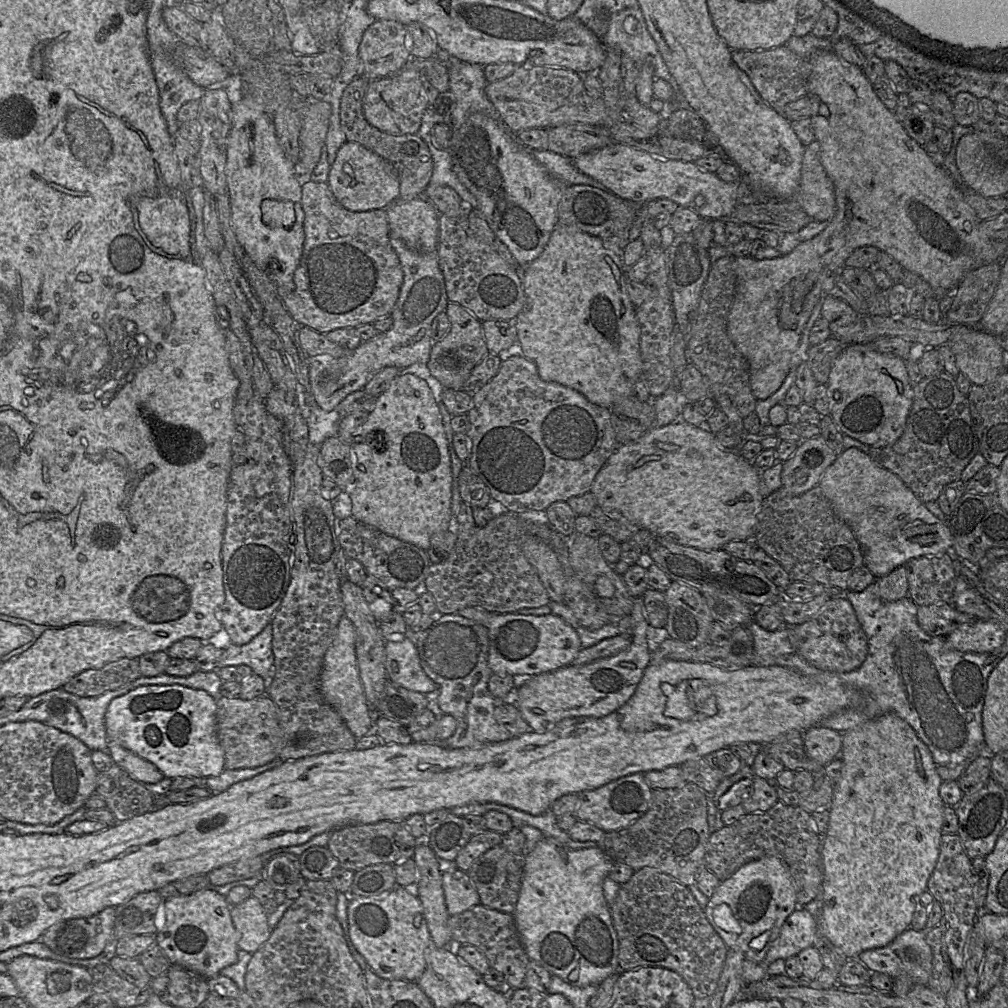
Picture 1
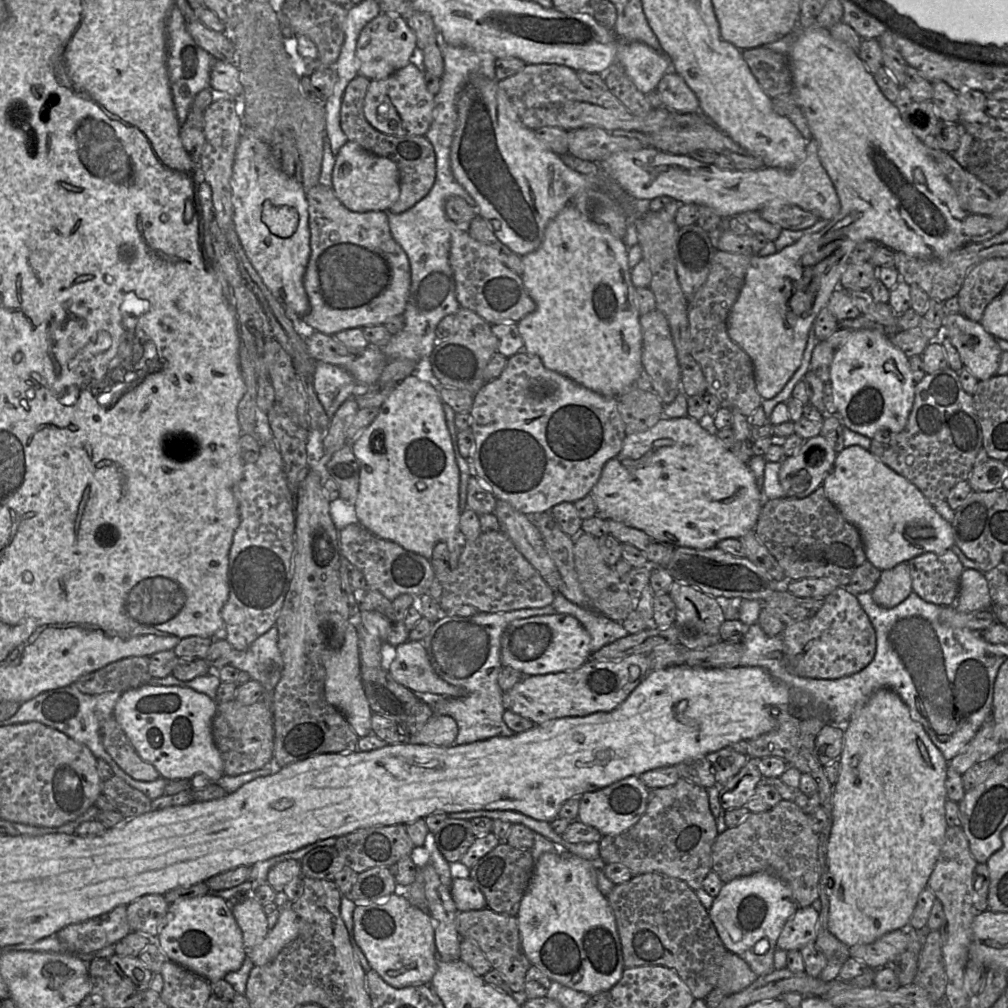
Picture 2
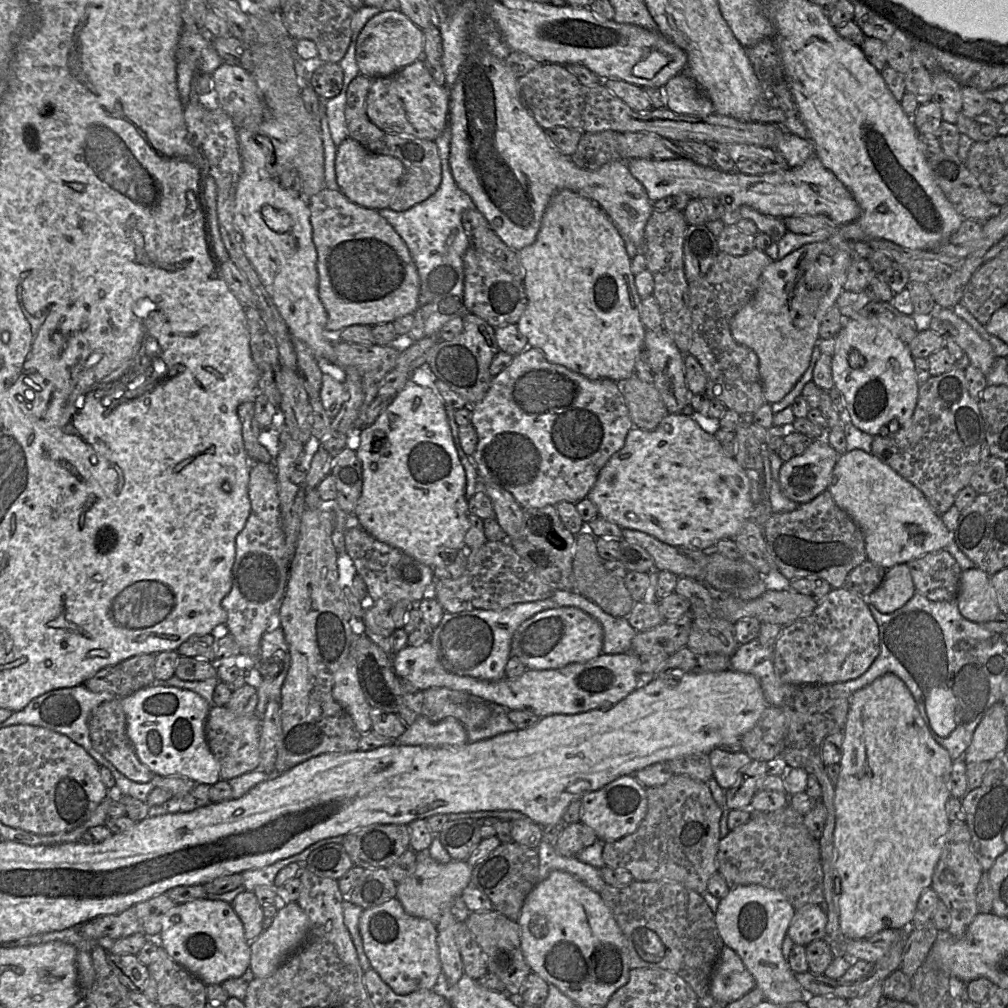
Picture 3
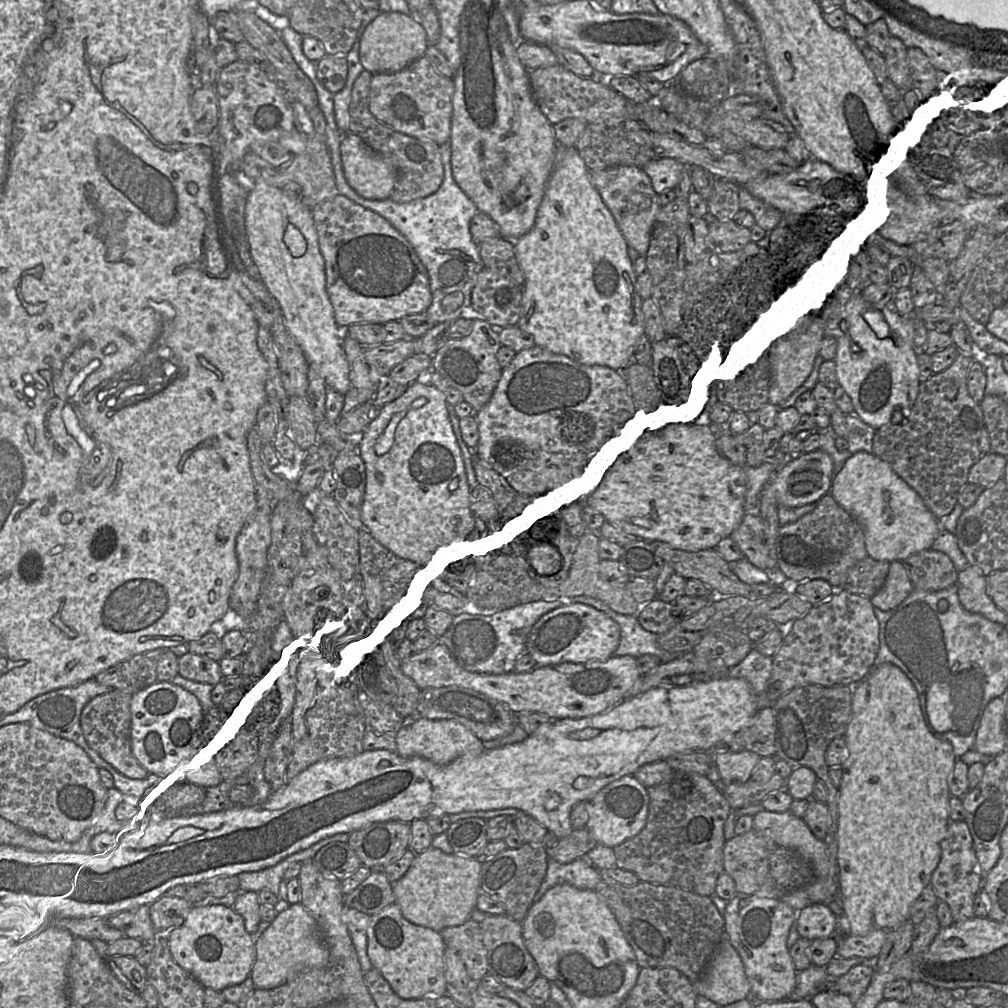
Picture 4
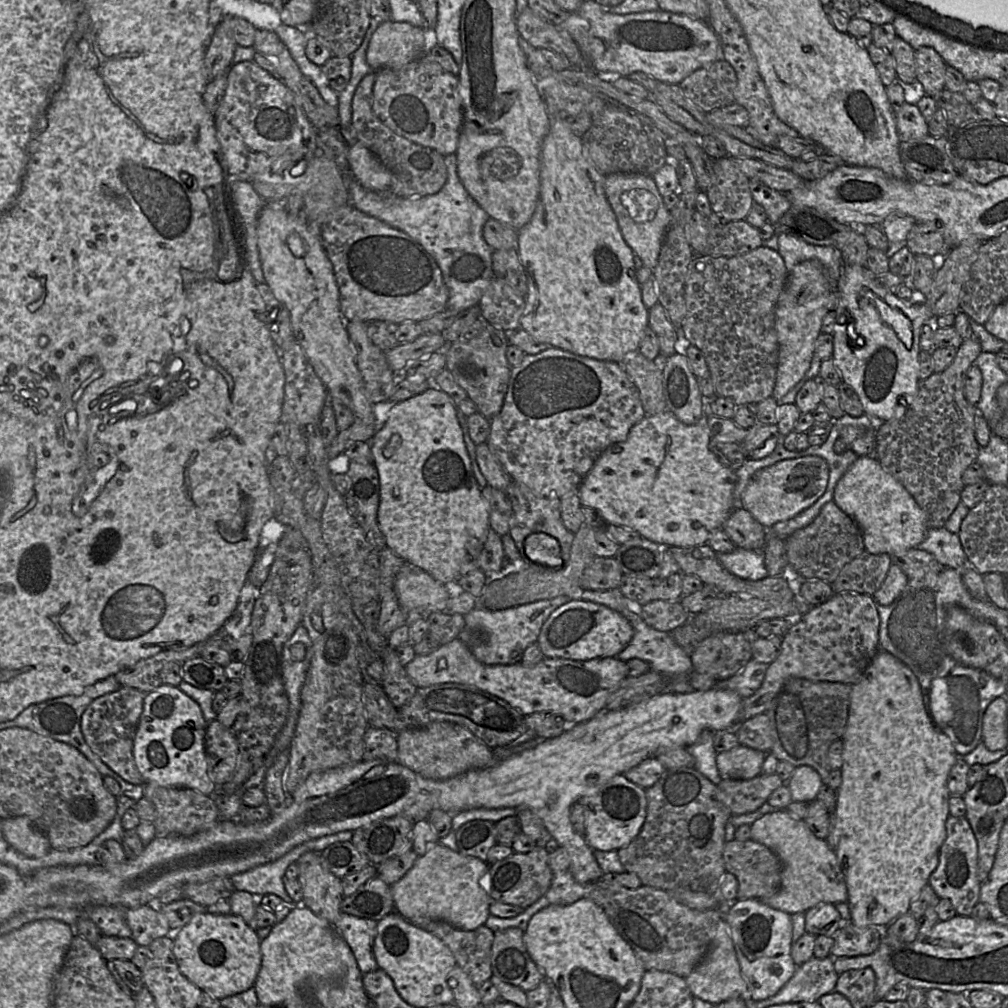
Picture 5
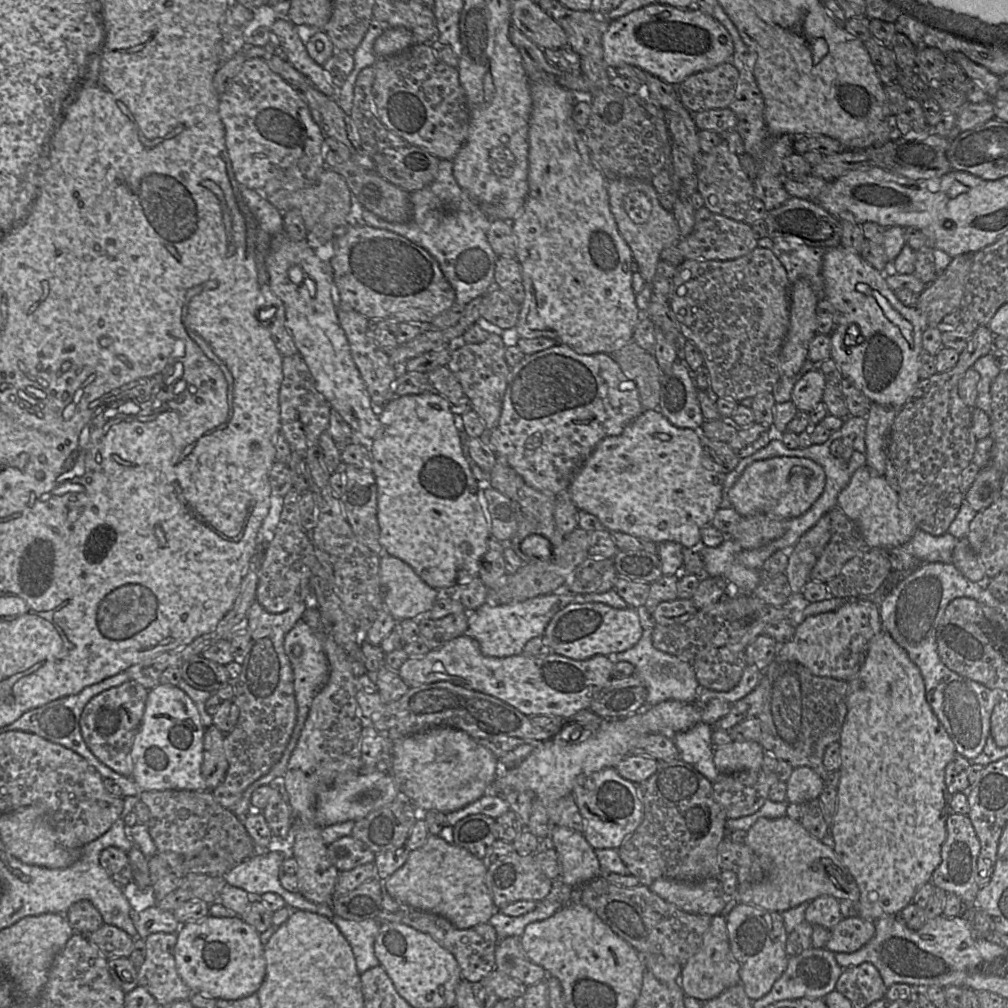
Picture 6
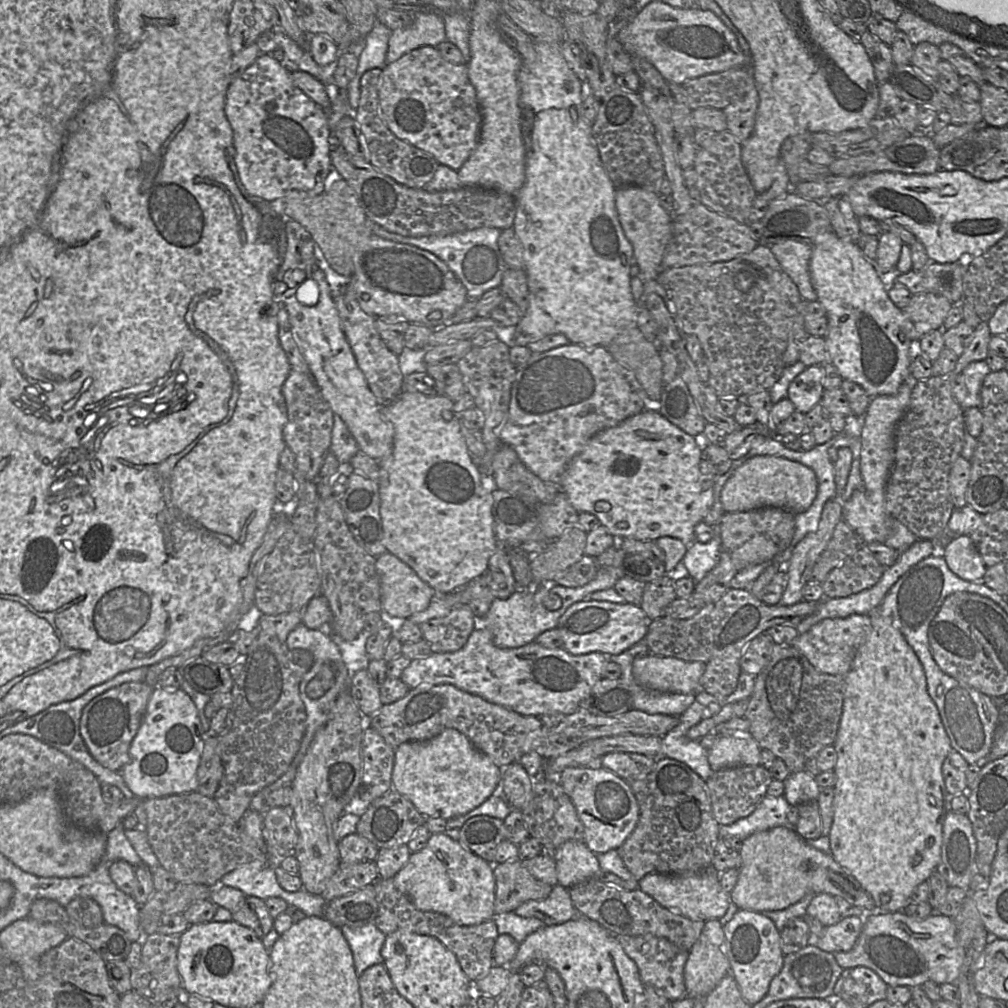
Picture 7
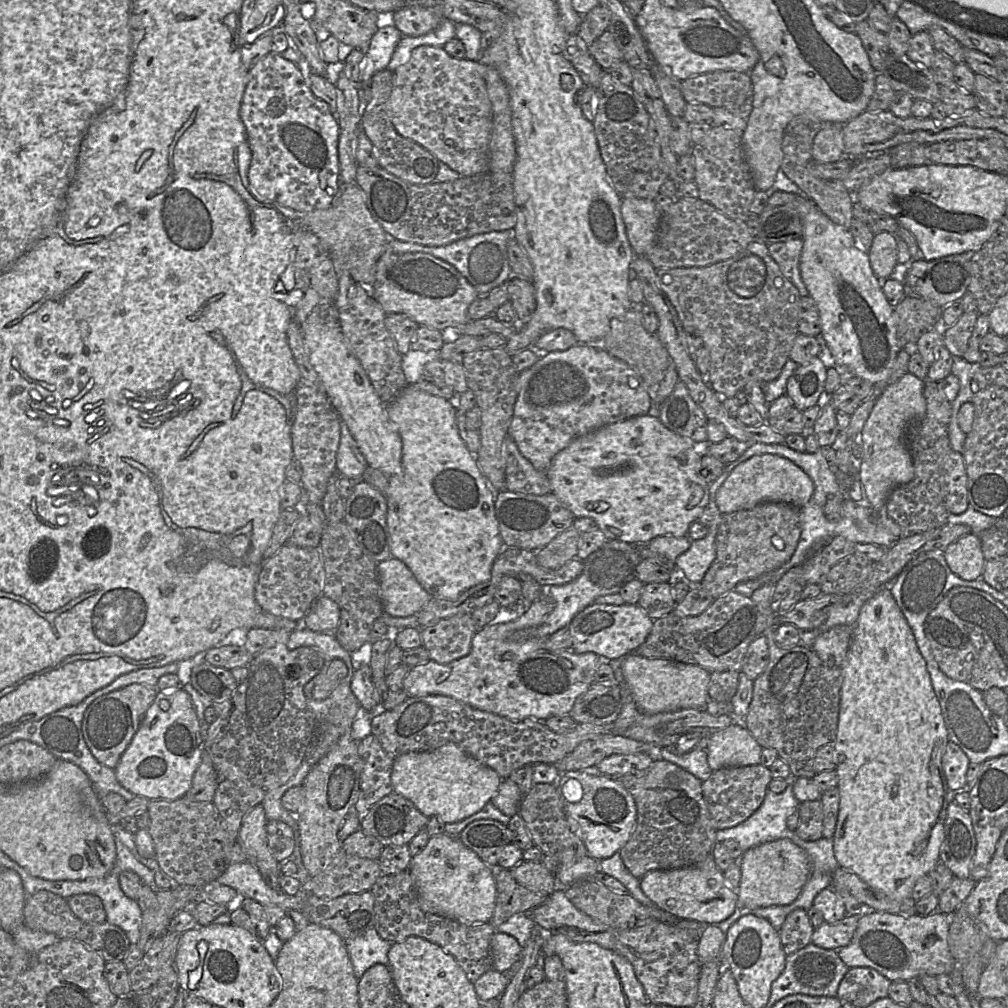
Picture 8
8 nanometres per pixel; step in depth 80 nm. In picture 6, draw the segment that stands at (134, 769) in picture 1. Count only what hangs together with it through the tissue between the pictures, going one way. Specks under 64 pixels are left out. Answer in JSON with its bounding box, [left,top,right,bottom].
[80,680,149,777]

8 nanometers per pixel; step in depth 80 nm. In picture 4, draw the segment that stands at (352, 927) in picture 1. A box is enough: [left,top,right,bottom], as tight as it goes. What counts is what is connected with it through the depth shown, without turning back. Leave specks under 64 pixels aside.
[367,903,446,1000]

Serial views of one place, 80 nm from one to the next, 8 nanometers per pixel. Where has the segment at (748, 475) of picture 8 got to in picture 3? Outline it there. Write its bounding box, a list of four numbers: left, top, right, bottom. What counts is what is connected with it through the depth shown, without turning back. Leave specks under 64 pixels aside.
[781,439,838,504]

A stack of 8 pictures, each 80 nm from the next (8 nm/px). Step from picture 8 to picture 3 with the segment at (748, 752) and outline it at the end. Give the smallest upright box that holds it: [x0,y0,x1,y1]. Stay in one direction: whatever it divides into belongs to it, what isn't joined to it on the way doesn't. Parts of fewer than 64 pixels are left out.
[708,748,752,790]

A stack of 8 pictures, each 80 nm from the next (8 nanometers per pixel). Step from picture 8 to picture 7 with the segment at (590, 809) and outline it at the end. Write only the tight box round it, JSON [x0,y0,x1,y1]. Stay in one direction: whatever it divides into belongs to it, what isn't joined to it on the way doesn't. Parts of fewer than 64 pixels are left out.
[560,767,639,854]

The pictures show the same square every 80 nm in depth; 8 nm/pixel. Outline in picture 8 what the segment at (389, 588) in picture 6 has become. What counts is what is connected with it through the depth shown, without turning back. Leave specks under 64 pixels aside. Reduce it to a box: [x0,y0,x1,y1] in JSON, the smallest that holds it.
[377,556,432,617]

